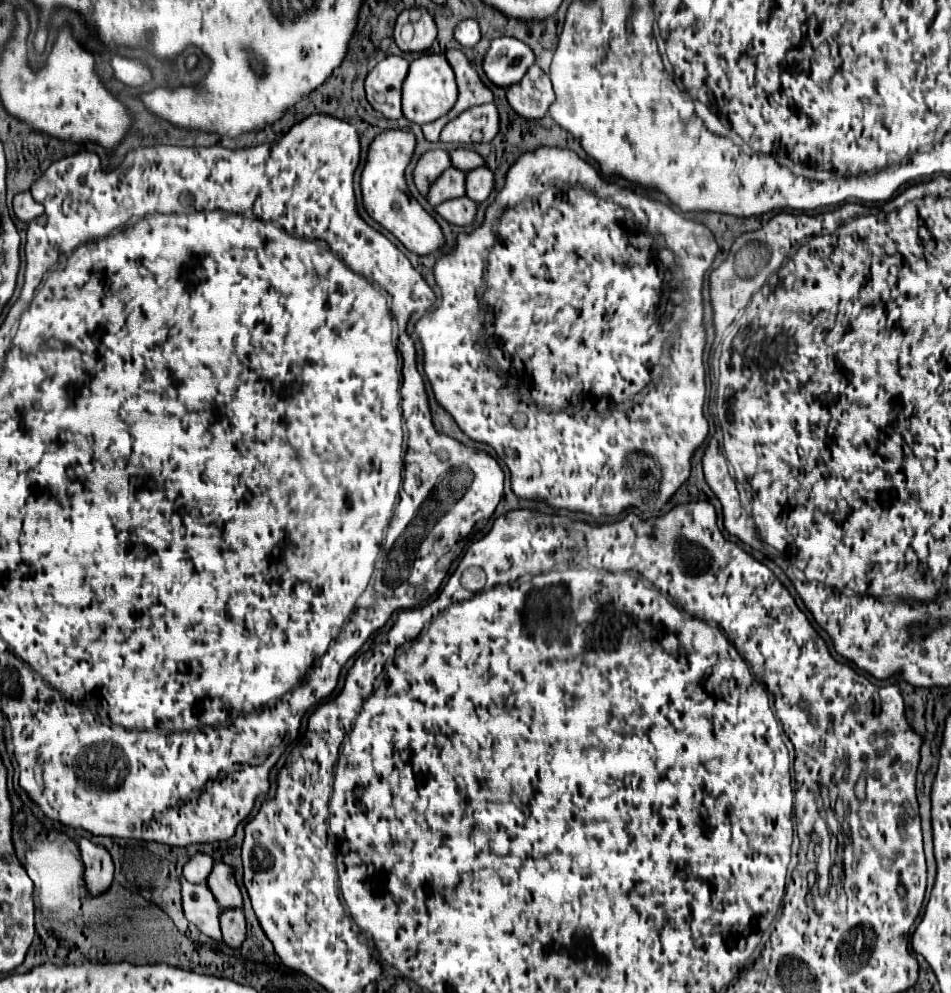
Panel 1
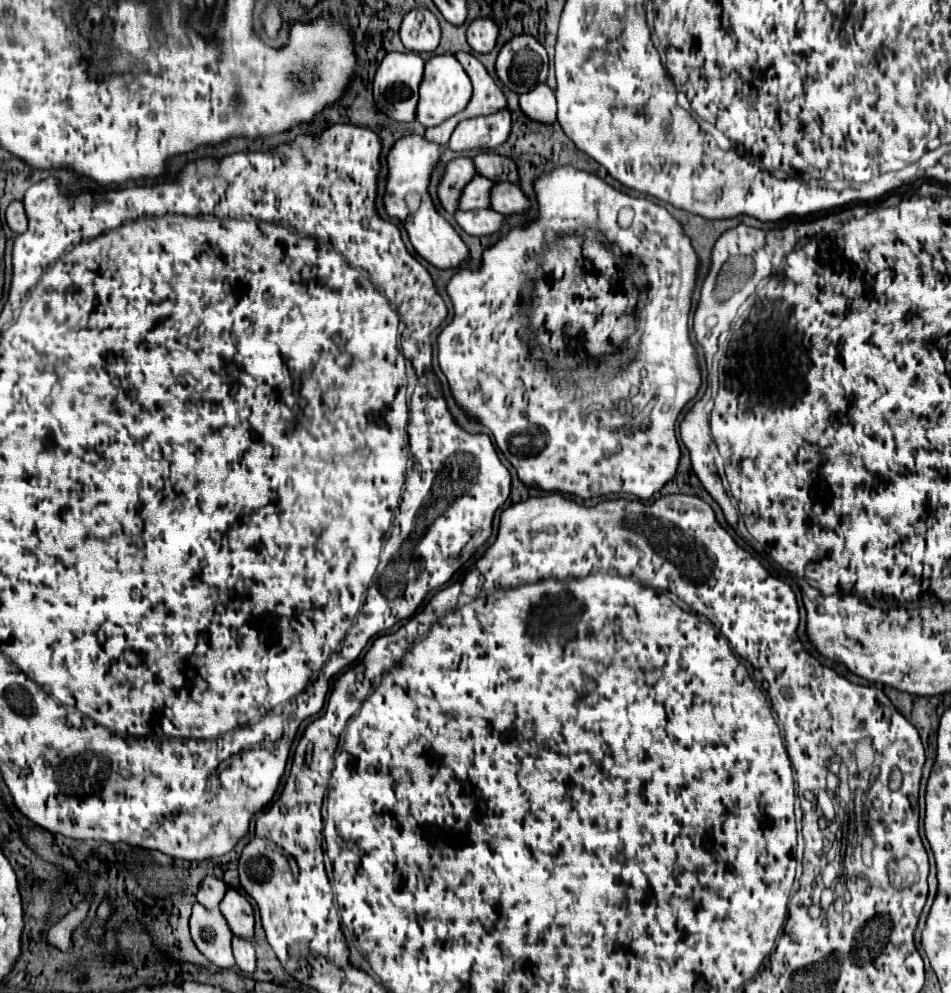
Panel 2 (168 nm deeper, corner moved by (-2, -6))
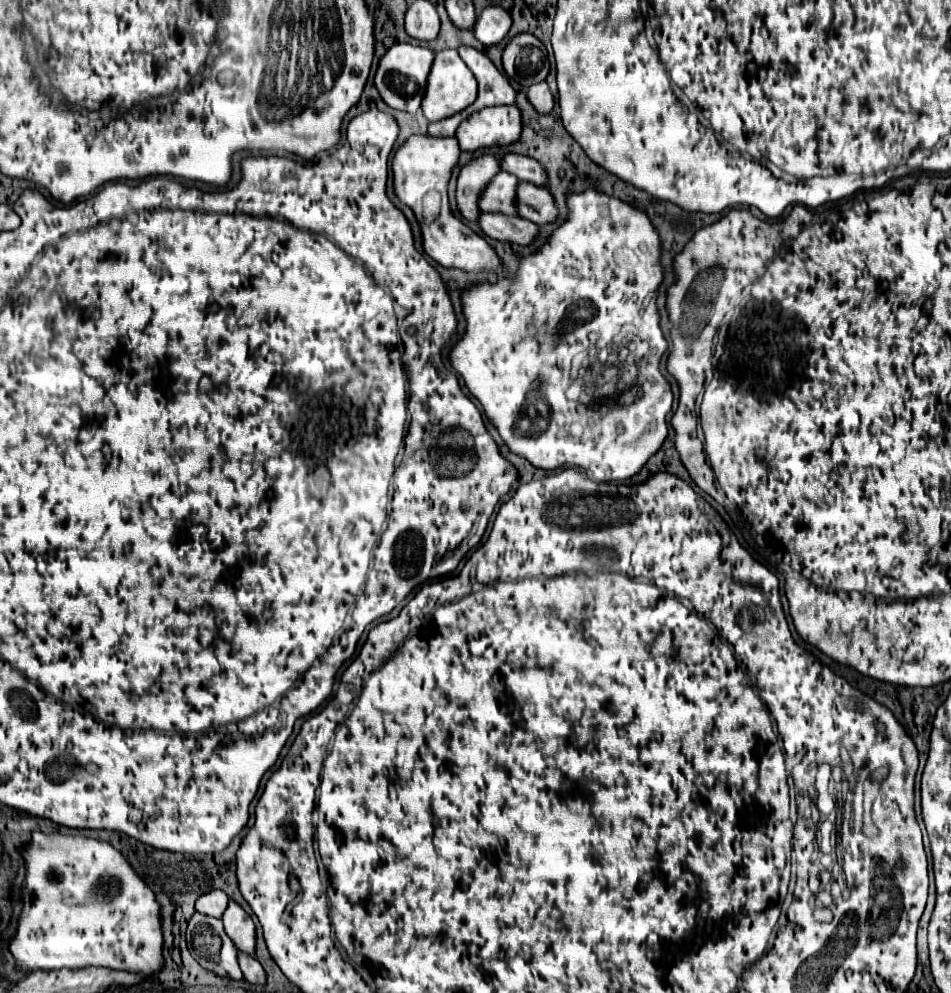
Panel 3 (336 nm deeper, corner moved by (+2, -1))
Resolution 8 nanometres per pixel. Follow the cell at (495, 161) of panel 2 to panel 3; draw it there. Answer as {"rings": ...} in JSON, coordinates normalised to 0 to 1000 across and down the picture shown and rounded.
{"rings":[[[546,155],[527,157],[527,167],[531,173],[542,175],[550,183],[558,183],[565,187],[573,187],[573,183],[575,183],[573,171],[567,167],[565,161],[560,161],[556,157],[546,157]]]}

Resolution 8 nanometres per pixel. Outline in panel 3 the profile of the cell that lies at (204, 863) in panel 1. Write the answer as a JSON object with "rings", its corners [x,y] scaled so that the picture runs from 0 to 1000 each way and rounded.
{"rings":[[[224,896],[224,898],[213,900],[207,906],[207,918],[216,920],[216,922],[222,922],[222,924],[232,924],[237,914],[239,914],[239,908],[241,908],[241,904],[239,904],[237,898]]]}

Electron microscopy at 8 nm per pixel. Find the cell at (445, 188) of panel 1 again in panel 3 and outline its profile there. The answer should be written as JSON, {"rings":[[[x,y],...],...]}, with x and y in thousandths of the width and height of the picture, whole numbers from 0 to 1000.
{"rings":[[[525,173],[506,195],[504,207],[508,213],[546,218],[544,213],[544,185],[546,181],[535,173]]]}

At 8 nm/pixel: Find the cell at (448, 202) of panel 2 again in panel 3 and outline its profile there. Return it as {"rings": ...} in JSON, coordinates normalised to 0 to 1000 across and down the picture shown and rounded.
{"rings":[[[518,155],[497,159],[491,167],[487,167],[481,181],[481,209],[491,222],[504,224],[508,213],[502,201],[506,199],[510,185],[514,185],[514,181],[518,181],[518,177],[523,177],[525,171],[527,171],[527,159]]]}

